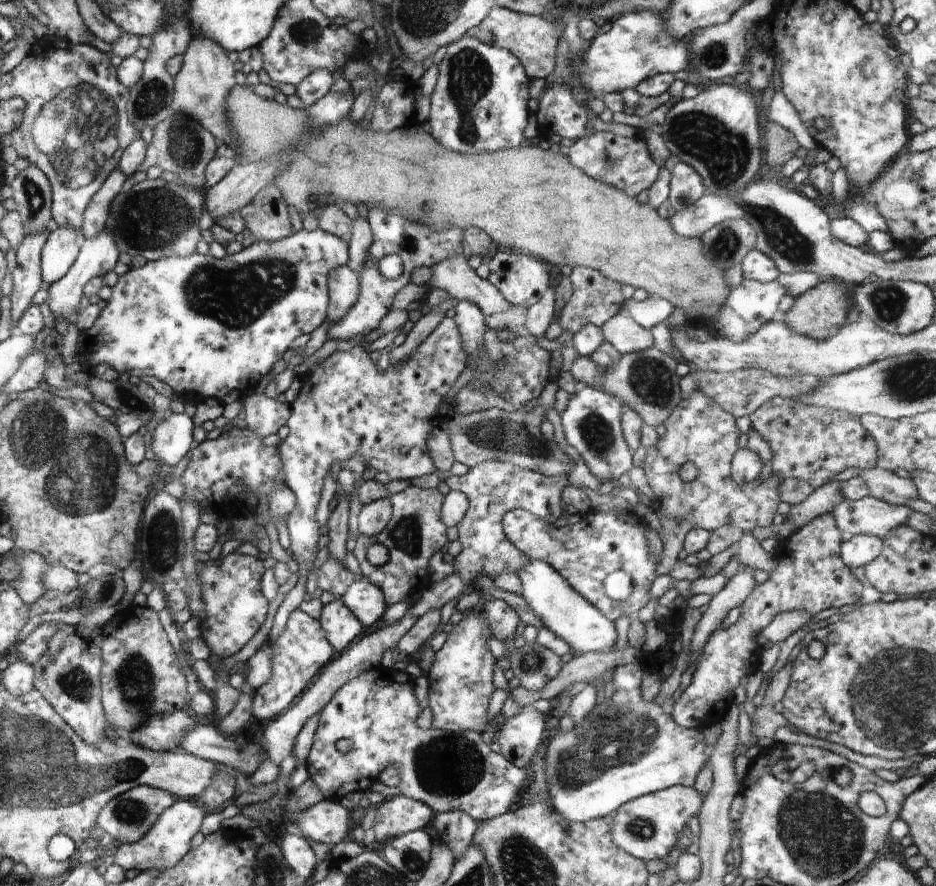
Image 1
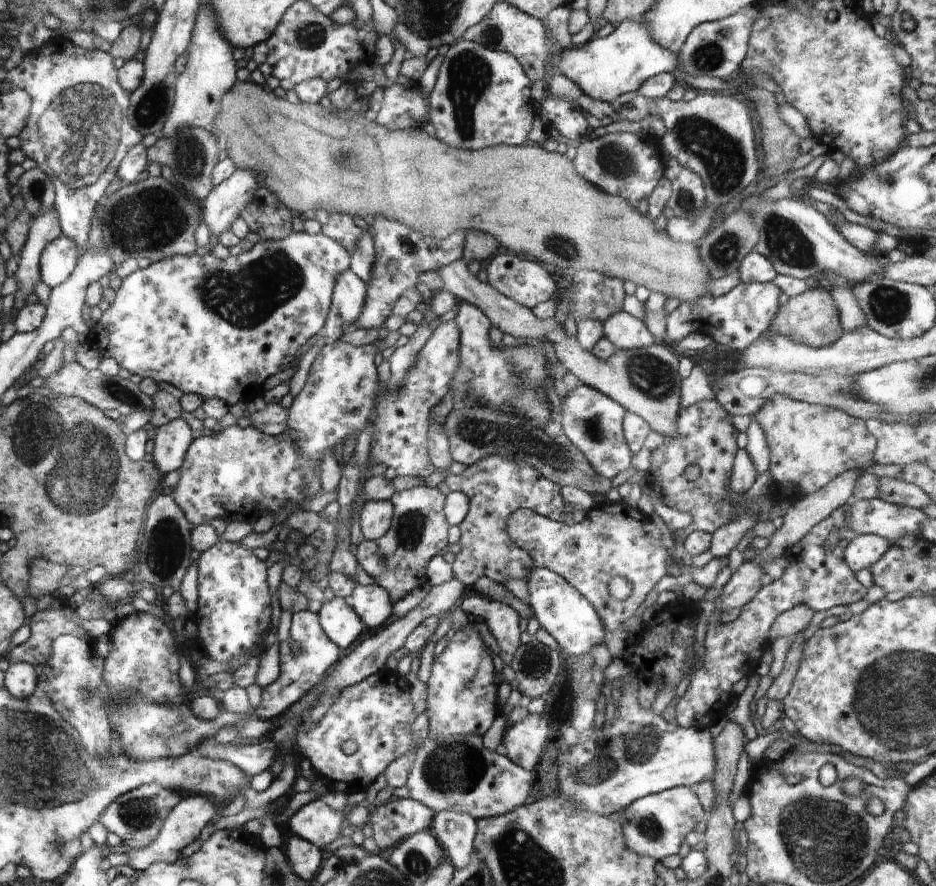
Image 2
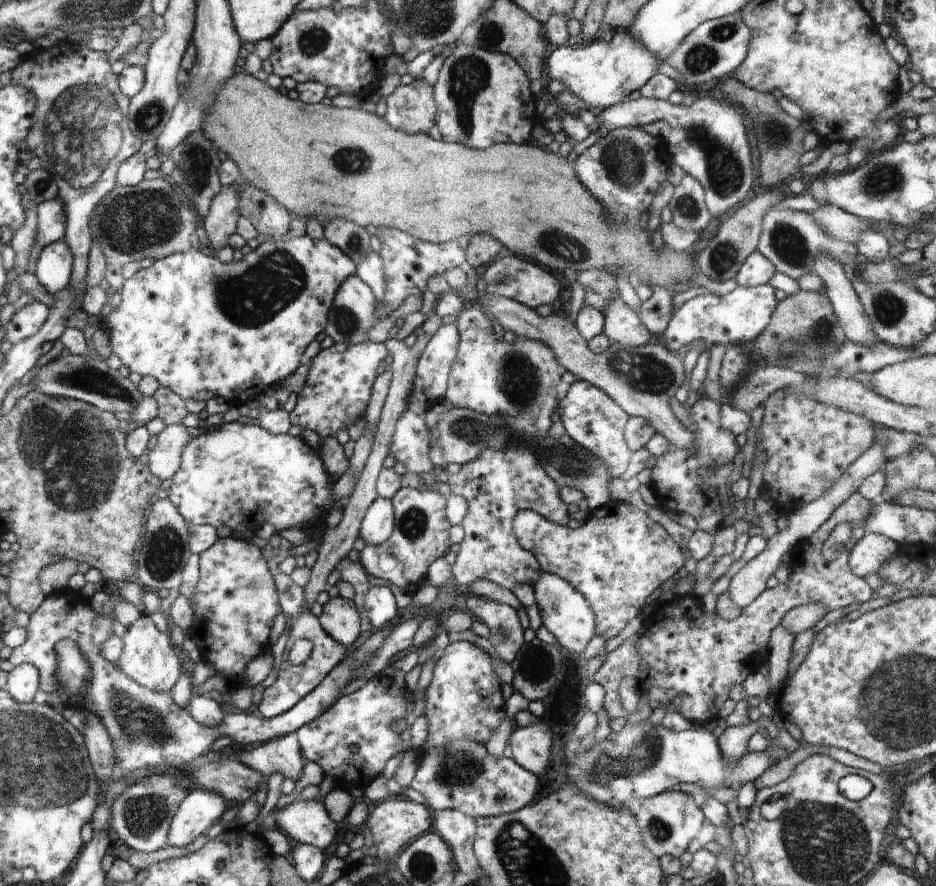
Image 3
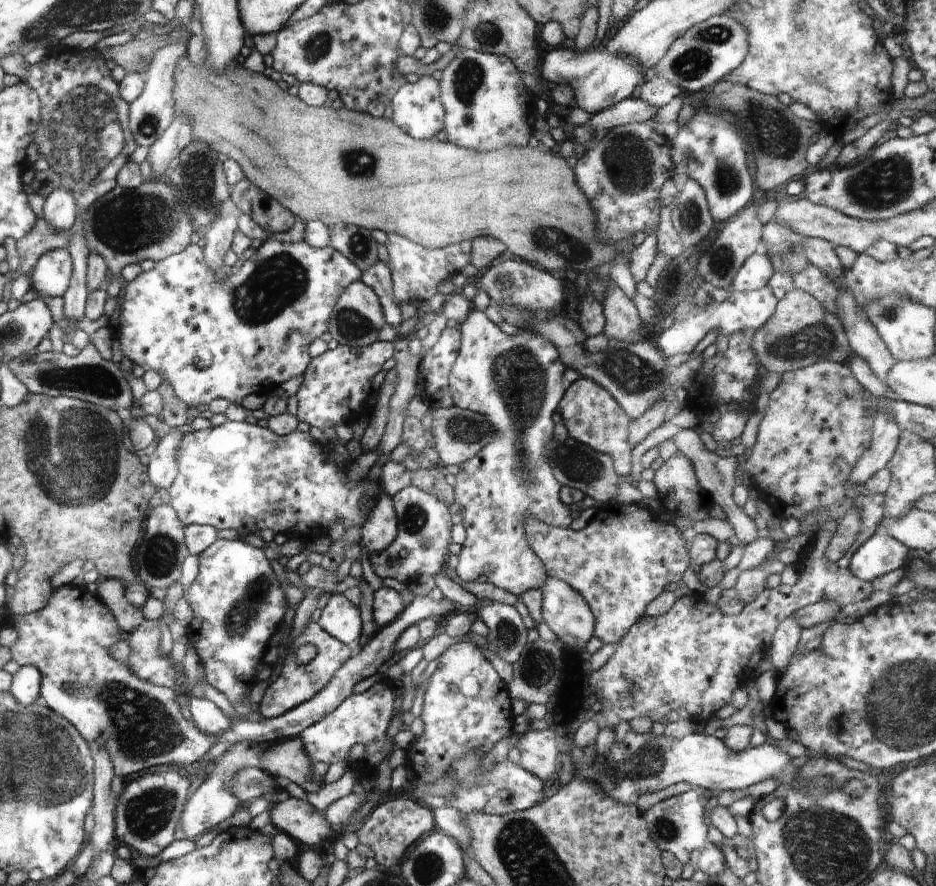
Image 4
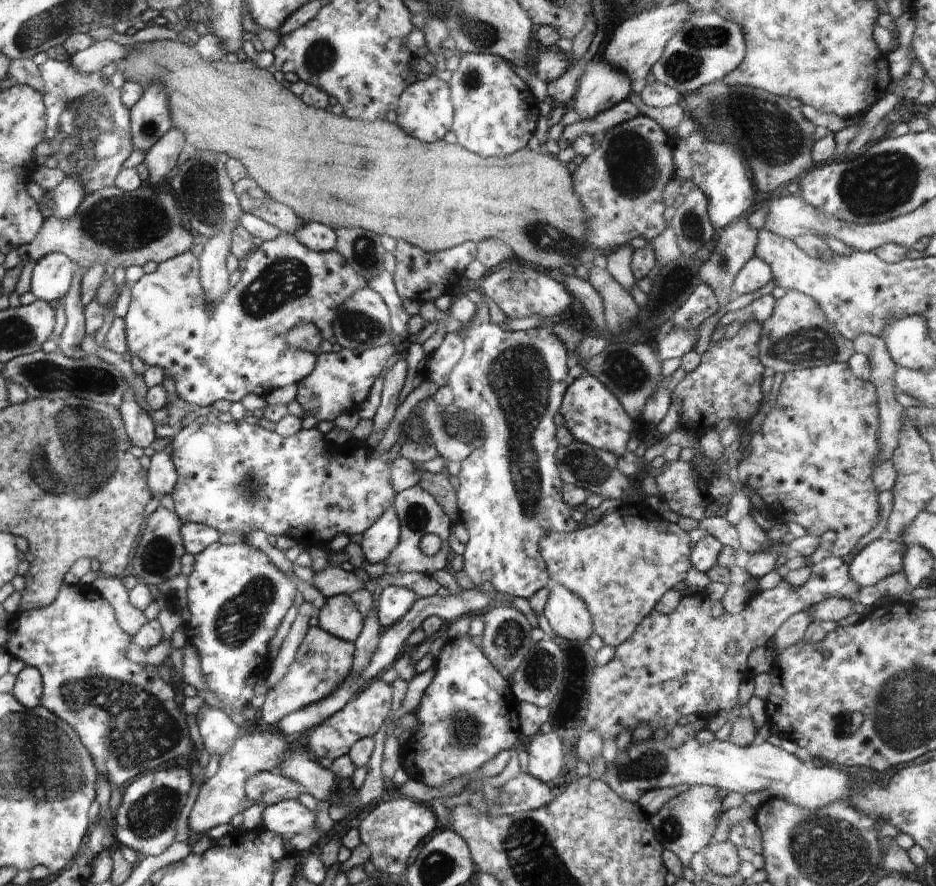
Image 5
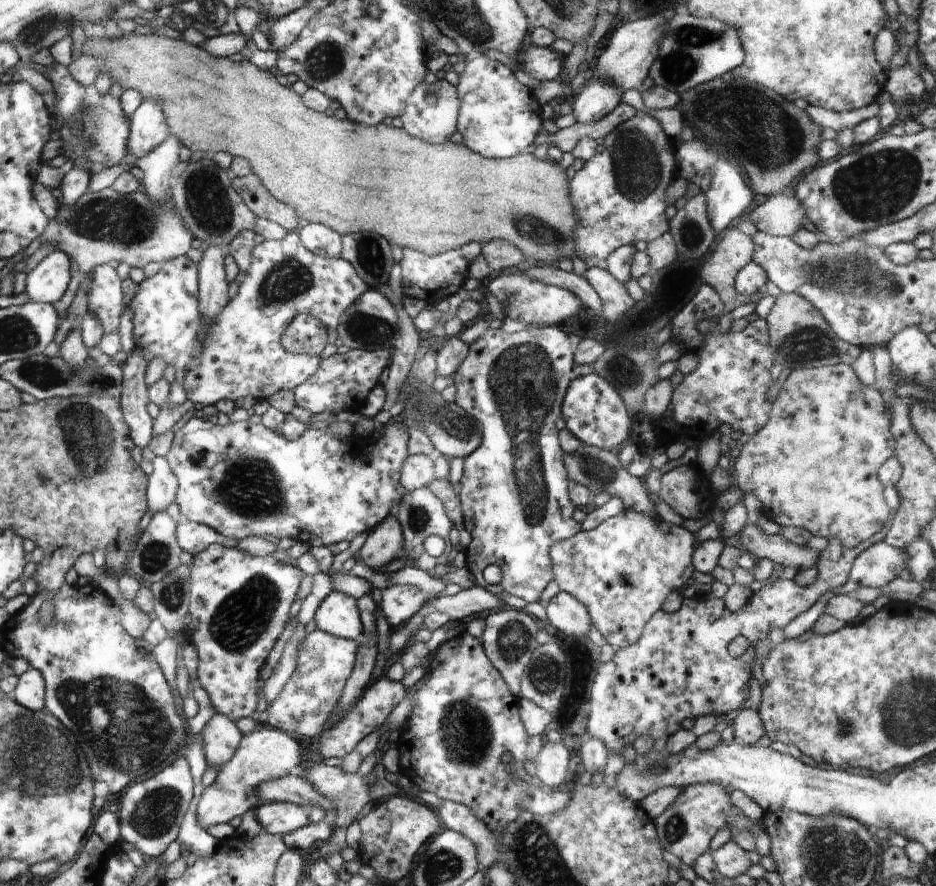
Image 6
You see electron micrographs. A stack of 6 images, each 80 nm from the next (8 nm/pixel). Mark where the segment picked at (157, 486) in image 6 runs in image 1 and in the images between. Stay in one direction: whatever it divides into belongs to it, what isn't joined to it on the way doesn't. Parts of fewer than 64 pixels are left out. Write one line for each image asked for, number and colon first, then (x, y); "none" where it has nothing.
1: (171, 440)
2: (169, 443)
3: (165, 452)
4: (163, 466)
5: (162, 477)

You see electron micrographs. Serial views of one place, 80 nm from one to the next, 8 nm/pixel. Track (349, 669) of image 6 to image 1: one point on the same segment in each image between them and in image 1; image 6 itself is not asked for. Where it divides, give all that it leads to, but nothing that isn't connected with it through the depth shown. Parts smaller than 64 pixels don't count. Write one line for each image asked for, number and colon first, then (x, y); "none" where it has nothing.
1: (302, 651)
2: (302, 670)
3: (293, 682)
4: (293, 683)
5: (322, 661)

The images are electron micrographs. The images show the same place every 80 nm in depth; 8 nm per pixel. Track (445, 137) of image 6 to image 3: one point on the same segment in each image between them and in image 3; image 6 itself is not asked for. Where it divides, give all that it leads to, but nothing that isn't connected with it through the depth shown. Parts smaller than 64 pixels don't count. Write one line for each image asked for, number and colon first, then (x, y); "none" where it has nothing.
3: (411, 108)
4: (416, 108)
5: (424, 110)

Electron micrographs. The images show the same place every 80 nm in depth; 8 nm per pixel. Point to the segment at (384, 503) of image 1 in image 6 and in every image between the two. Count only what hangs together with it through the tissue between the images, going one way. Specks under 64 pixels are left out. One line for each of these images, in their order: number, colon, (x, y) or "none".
2: (375, 517)
3: (377, 525)
4: (380, 529)
5: (382, 537)
6: (384, 545)

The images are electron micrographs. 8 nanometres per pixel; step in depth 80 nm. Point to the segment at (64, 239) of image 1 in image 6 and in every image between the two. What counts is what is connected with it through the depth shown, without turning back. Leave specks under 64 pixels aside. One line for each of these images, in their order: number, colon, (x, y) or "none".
2: (58, 259)
3: (53, 267)
4: (52, 275)
5: (51, 279)
6: (47, 283)

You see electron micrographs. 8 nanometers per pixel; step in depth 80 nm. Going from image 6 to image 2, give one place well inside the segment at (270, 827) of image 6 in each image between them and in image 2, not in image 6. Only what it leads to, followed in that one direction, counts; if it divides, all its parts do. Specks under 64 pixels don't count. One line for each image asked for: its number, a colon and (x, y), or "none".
2: (316, 822)
3: (307, 822)
4: (300, 820)
5: (288, 818)

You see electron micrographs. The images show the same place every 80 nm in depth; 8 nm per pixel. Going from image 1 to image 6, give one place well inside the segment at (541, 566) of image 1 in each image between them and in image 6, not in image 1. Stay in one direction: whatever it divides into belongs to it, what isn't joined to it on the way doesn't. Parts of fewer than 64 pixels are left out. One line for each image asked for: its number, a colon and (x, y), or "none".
2: (561, 610)
3: (564, 611)
4: (566, 613)
5: (568, 616)
6: (565, 613)

